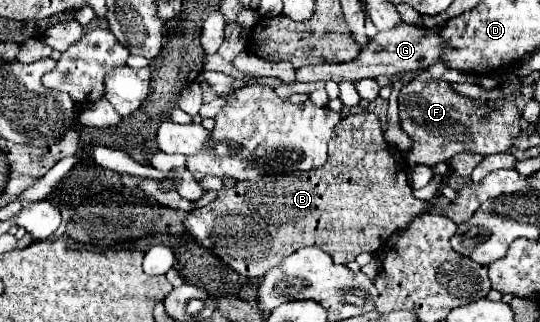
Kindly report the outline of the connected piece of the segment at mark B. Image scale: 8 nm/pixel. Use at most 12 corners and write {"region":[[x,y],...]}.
{"region":[[375,113],[307,173],[223,187],[183,225],[243,277],[339,265],[429,211]]}

